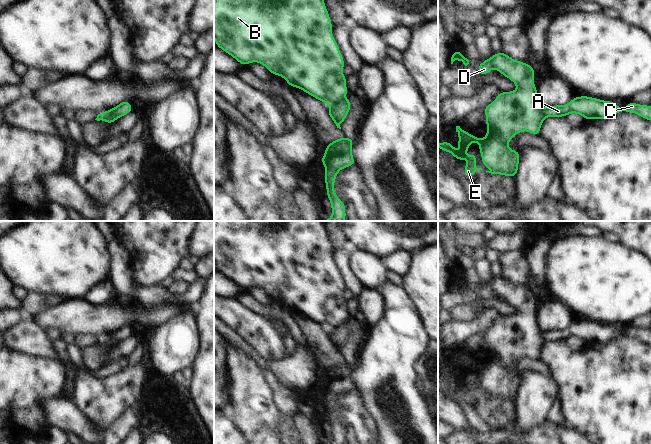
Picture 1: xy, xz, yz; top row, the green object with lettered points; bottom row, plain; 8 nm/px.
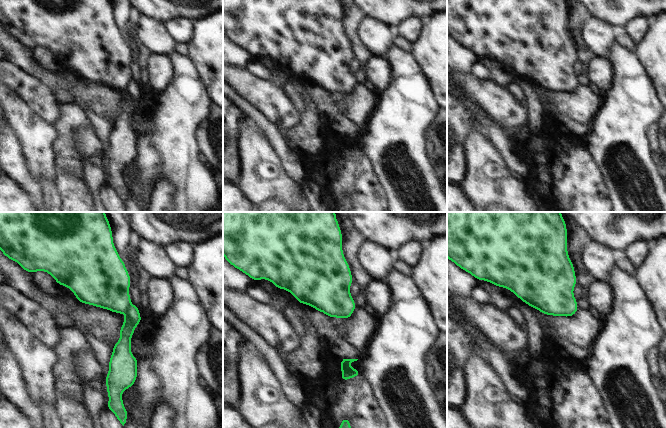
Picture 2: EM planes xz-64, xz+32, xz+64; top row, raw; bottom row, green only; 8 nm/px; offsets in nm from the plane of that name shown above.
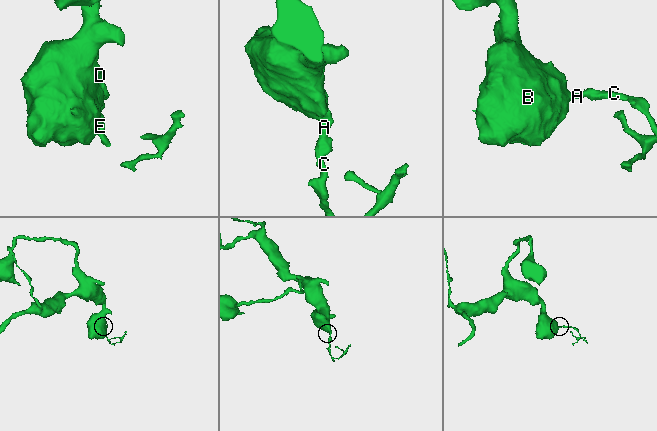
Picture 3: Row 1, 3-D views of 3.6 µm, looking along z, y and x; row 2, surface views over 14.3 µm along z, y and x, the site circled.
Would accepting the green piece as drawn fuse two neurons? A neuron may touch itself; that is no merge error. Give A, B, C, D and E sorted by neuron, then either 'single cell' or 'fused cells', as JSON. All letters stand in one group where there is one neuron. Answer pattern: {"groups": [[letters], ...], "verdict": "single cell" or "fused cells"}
{"groups": [["A", "C"], ["B", "D", "E"]], "verdict": "fused cells"}

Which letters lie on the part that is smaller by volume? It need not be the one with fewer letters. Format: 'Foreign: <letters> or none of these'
Foreign: A, C

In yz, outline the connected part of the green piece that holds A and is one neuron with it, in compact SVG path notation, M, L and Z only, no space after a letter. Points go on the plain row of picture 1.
M578 320L573 322L567 329L542 332L542 338L545 341L564 341L570 337L577 337L586 344L606 343L620 336L635 337L651 345L650 329L640 329L629 325L625 332L620 332L613 325L603 325L590 320Z

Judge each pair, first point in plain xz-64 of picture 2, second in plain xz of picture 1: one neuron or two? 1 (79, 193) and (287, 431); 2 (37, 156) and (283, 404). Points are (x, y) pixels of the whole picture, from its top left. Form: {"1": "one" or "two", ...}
{"1": "one", "2": "two"}

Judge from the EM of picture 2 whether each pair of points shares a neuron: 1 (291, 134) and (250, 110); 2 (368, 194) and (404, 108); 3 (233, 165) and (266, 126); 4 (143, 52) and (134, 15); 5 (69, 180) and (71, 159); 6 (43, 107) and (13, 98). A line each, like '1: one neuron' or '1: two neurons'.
1: two neurons
2: two neurons
3: two neurons
4: one neuron
5: one neuron
6: two neurons

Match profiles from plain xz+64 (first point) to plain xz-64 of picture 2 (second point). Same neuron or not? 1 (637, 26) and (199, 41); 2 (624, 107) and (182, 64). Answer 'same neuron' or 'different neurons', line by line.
1: different neurons
2: same neuron

